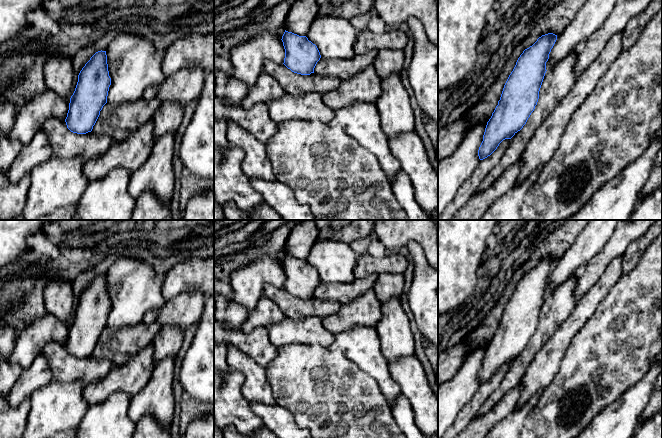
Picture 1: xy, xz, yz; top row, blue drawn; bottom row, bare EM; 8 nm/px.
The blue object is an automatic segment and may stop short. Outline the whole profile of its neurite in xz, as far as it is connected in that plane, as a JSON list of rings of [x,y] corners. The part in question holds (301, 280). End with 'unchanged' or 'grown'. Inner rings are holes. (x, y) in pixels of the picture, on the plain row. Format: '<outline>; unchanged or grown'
[[[286,254],[281,264],[285,273],[283,288],[297,298],[314,297],[314,292],[321,282],[317,270],[306,260],[299,260]]]; unchanged

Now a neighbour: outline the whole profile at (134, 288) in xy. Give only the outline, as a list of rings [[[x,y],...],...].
[[[118,258],[107,274],[111,309],[107,327],[115,332],[142,322],[146,312],[157,311],[165,304],[162,280],[149,263],[131,258]]]

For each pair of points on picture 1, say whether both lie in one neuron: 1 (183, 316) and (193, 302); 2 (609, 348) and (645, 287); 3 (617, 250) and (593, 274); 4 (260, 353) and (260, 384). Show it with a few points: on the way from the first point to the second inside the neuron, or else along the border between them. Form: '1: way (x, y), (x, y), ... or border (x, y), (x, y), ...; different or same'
1: way (183, 313), (190, 305); same
2: way (624, 333), (632, 314), (643, 302); same
3: way (610, 254), (597, 267); same
4: border (241, 351), (264, 368); different

